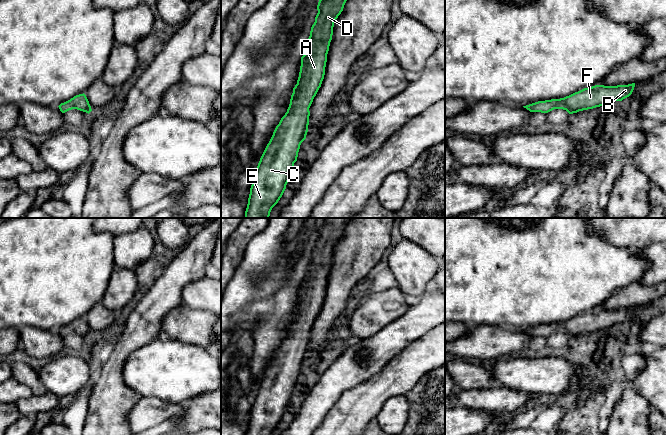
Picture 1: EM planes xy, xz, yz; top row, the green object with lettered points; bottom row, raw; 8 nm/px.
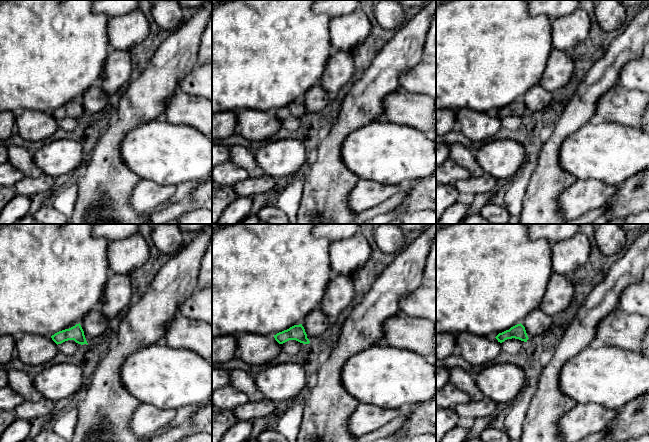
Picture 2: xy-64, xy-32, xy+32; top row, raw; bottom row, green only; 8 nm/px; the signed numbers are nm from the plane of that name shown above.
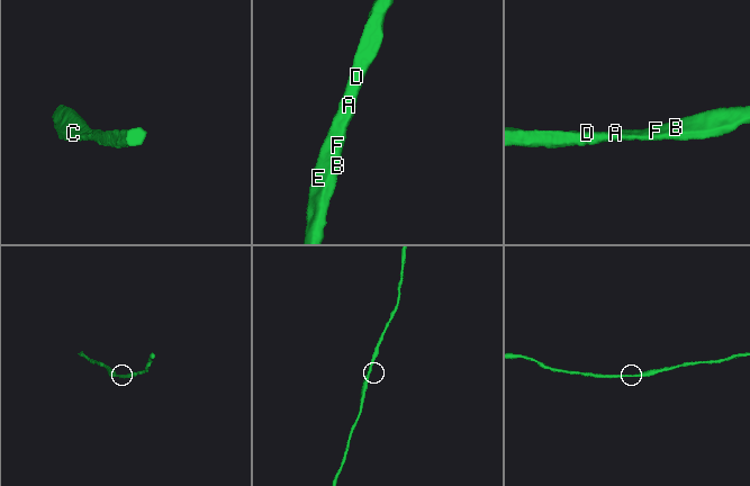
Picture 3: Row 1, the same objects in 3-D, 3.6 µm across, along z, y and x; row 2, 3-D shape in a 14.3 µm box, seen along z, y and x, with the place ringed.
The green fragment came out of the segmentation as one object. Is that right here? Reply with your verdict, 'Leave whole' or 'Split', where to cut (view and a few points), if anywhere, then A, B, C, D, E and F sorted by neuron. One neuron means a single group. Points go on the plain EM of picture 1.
Leave whole. No split. Groups: A B C D E F

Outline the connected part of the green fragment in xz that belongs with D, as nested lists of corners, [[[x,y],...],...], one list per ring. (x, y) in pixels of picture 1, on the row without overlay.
[[[320,218],[320,224],[317,229],[318,237],[311,251],[305,277],[301,281],[297,308],[293,312],[287,336],[276,350],[255,394],[246,435],[271,435],[286,413],[286,409],[294,395],[294,387],[297,385],[300,369],[306,363],[308,356],[309,332],[324,303],[334,247],[351,219]]]

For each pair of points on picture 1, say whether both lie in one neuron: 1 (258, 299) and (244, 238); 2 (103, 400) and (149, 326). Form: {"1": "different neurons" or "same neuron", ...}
{"1": "different neurons", "2": "same neuron"}

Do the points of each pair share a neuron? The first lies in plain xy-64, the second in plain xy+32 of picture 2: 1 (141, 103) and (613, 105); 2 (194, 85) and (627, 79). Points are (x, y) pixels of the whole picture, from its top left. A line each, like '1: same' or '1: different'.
1: different
2: same

